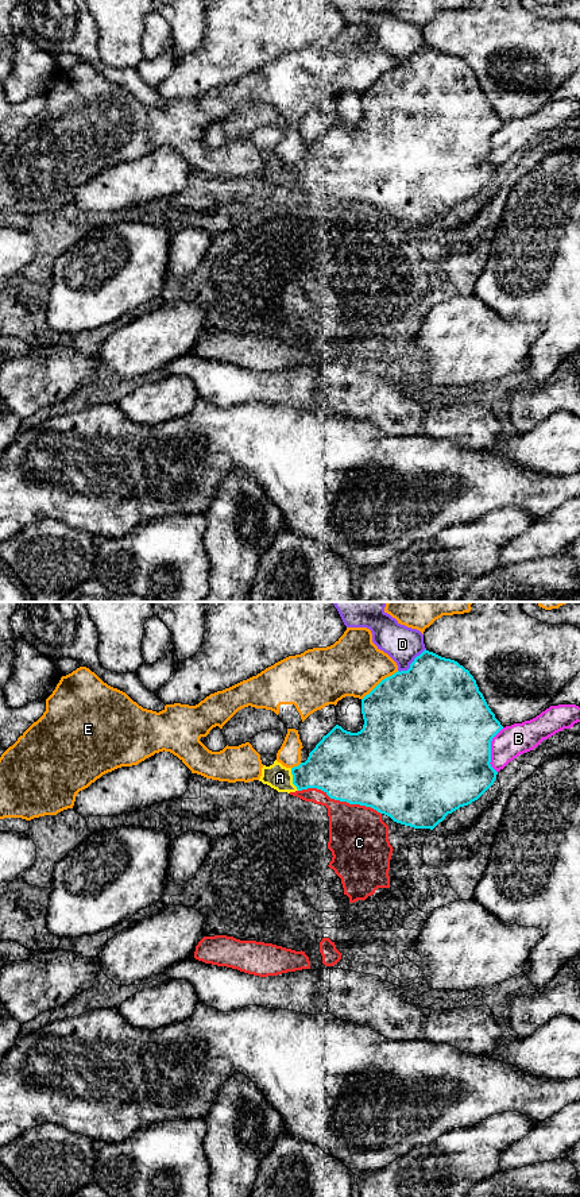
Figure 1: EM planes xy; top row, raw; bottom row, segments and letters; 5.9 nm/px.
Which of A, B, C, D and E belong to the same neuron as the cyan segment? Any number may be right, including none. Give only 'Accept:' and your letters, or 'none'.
Accept: none

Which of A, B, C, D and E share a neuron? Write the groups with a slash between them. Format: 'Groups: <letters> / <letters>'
Groups: A B / C / D / E

